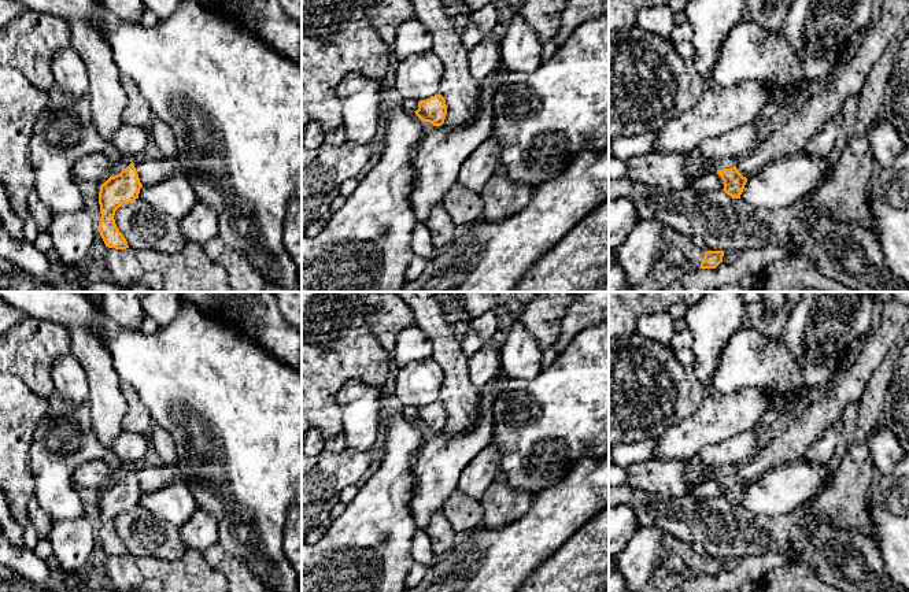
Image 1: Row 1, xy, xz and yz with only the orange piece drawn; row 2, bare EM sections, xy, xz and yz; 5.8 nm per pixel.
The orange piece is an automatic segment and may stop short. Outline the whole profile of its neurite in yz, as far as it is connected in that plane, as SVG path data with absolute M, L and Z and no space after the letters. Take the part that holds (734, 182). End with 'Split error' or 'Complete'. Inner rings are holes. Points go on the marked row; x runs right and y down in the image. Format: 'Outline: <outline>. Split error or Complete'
Outline: M724 158L716 163L717 174L724 181L724 192L732 199L740 199L747 178L736 169L738 159Z. Split error

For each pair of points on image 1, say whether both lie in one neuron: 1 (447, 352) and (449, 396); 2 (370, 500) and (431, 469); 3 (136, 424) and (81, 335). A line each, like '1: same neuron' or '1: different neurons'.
1: same neuron
2: different neurons
3: different neurons

